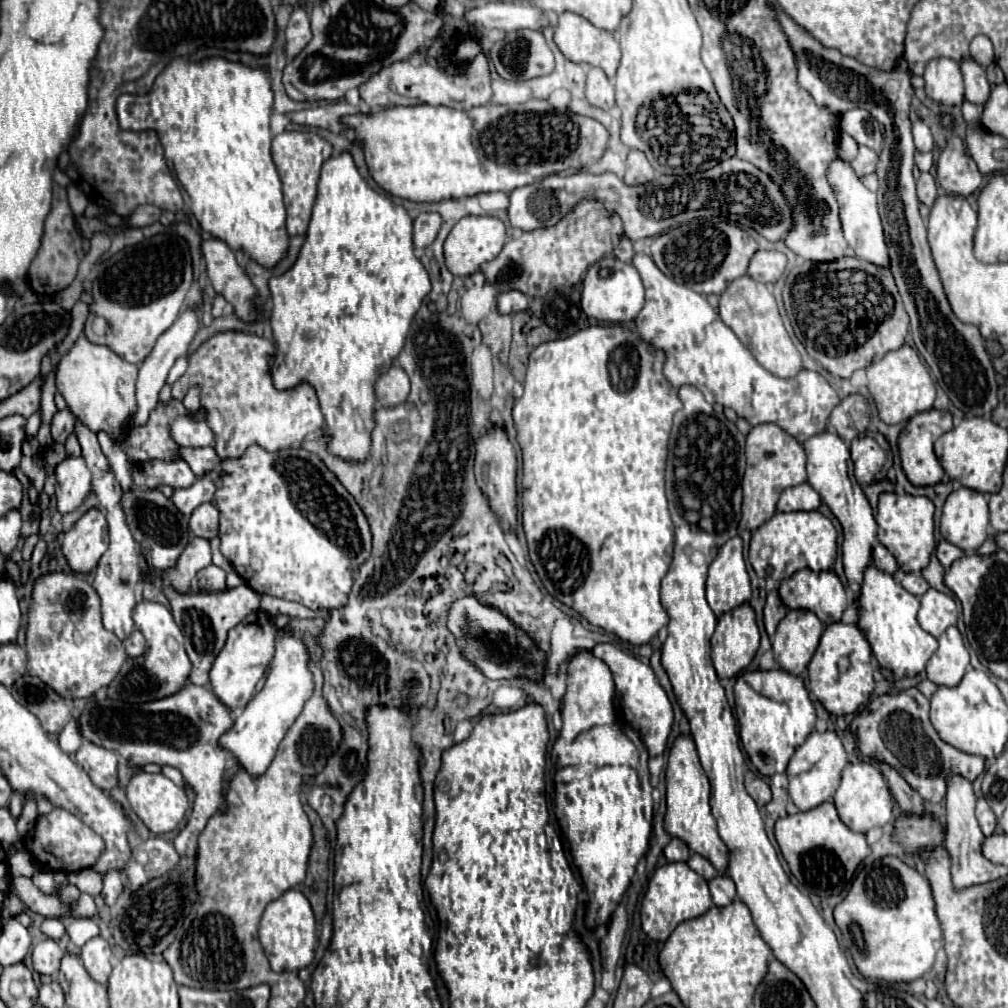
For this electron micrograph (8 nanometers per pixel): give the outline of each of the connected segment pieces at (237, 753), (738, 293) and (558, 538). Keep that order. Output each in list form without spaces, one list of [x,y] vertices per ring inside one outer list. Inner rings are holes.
[[[279,635],[275,643],[273,667],[263,689],[247,703],[245,711],[235,719],[235,725],[219,739],[219,745],[229,751],[237,759],[239,767],[253,775],[253,779],[267,771],[287,729],[295,723],[305,701],[313,693],[313,675],[307,669],[307,659],[309,653],[301,641],[287,635]]]
[[[749,275],[735,279],[719,297],[719,315],[769,373],[777,377],[793,377],[801,371],[801,355],[783,327],[775,297],[763,283],[753,281]]]
[[[591,325],[567,339],[541,343],[529,355],[529,367],[525,375],[525,393],[513,405],[513,421],[517,429],[517,441],[523,453],[523,531],[529,545],[529,557],[541,577],[545,589],[561,603],[573,607],[591,625],[603,627],[615,633],[619,639],[633,645],[643,645],[667,625],[669,617],[661,605],[661,579],[665,577],[673,557],[673,523],[665,497],[665,459],[667,441],[671,433],[673,415],[683,407],[677,391],[667,383],[663,375],[665,353],[645,343],[637,331],[623,325]]]

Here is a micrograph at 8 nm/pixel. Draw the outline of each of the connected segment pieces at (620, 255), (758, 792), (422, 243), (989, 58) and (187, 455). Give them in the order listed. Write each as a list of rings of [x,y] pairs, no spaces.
[[[621,237],[619,245],[613,249],[613,255],[619,261],[631,261],[631,257],[633,257],[633,243],[627,237]]]
[[[747,771],[747,775],[745,775],[745,789],[753,797],[753,801],[757,803],[759,809],[765,807],[771,801],[771,789],[769,789],[769,785],[759,775],[755,775],[751,771]]]
[[[419,213],[413,221],[413,245],[417,249],[431,245],[439,229],[441,229],[439,213]]]
[[[977,35],[971,41],[971,59],[981,67],[989,67],[993,63],[993,45],[985,35]]]
[[[179,447],[177,453],[193,469],[195,475],[209,471],[219,461],[213,447]]]

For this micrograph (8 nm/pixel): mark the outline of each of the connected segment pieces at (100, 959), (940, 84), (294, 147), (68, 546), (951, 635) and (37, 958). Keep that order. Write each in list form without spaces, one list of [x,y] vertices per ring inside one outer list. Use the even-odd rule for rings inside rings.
[[[93,937],[81,947],[81,961],[89,975],[101,983],[107,985],[107,979],[111,975],[111,947],[105,939]]]
[[[949,57],[931,59],[923,73],[925,93],[943,105],[963,103],[963,77],[959,63]]]
[[[283,131],[273,139],[273,161],[277,165],[281,183],[283,183],[283,197],[287,207],[287,233],[293,235],[305,235],[311,219],[311,209],[317,197],[317,183],[319,183],[319,171],[323,163],[331,157],[331,145],[329,141],[321,139],[315,133],[307,131]]]
[[[91,507],[87,513],[83,513],[61,537],[61,551],[75,573],[91,573],[107,547],[109,529],[105,515],[97,507]]]
[[[949,627],[939,637],[939,647],[927,663],[927,679],[935,685],[955,687],[969,667],[969,651],[957,627]]]
[[[45,939],[45,941],[39,941],[35,947],[33,947],[33,969],[41,975],[51,975],[55,977],[57,971],[59,971],[59,961],[63,957],[63,949],[59,947],[57,941],[53,939]]]

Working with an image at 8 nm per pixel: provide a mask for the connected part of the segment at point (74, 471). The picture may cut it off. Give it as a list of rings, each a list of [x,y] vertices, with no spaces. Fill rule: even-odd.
[[[67,457],[55,469],[57,487],[57,511],[61,515],[73,513],[77,507],[83,505],[87,493],[91,491],[91,471],[85,465],[83,457]]]

